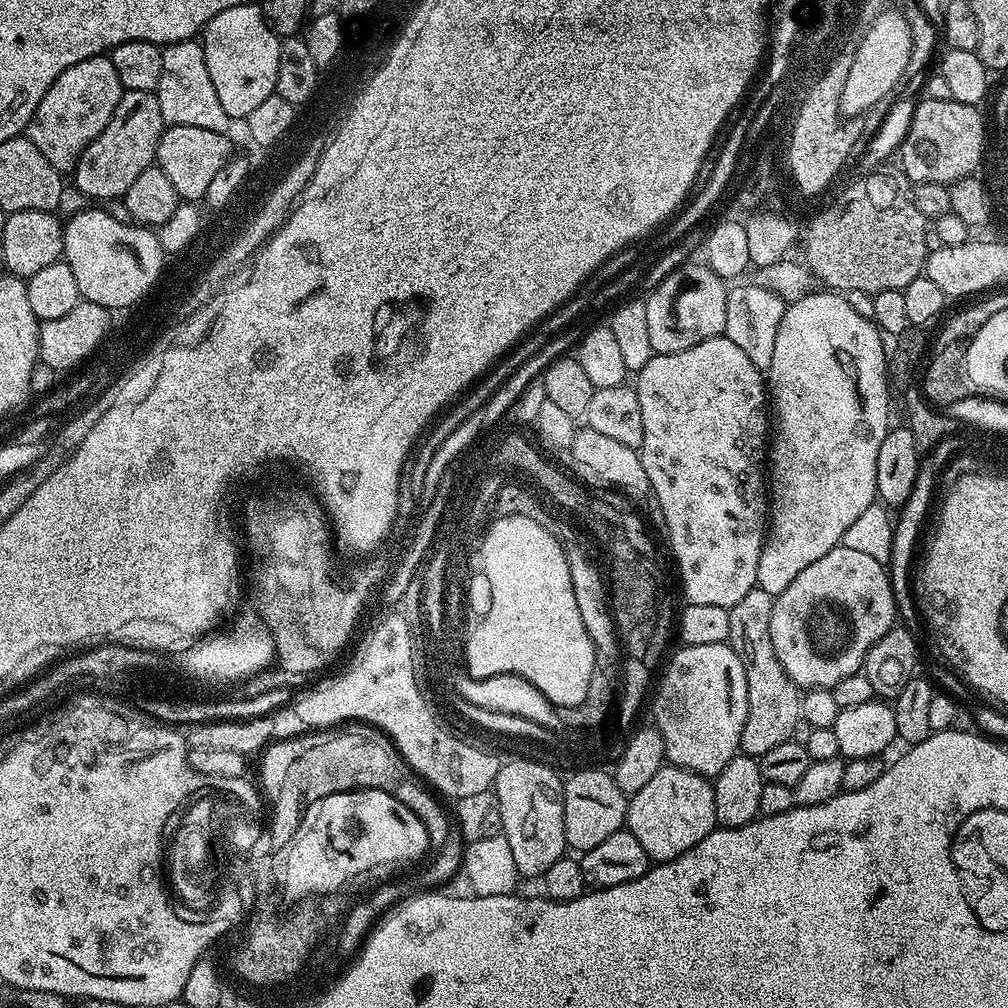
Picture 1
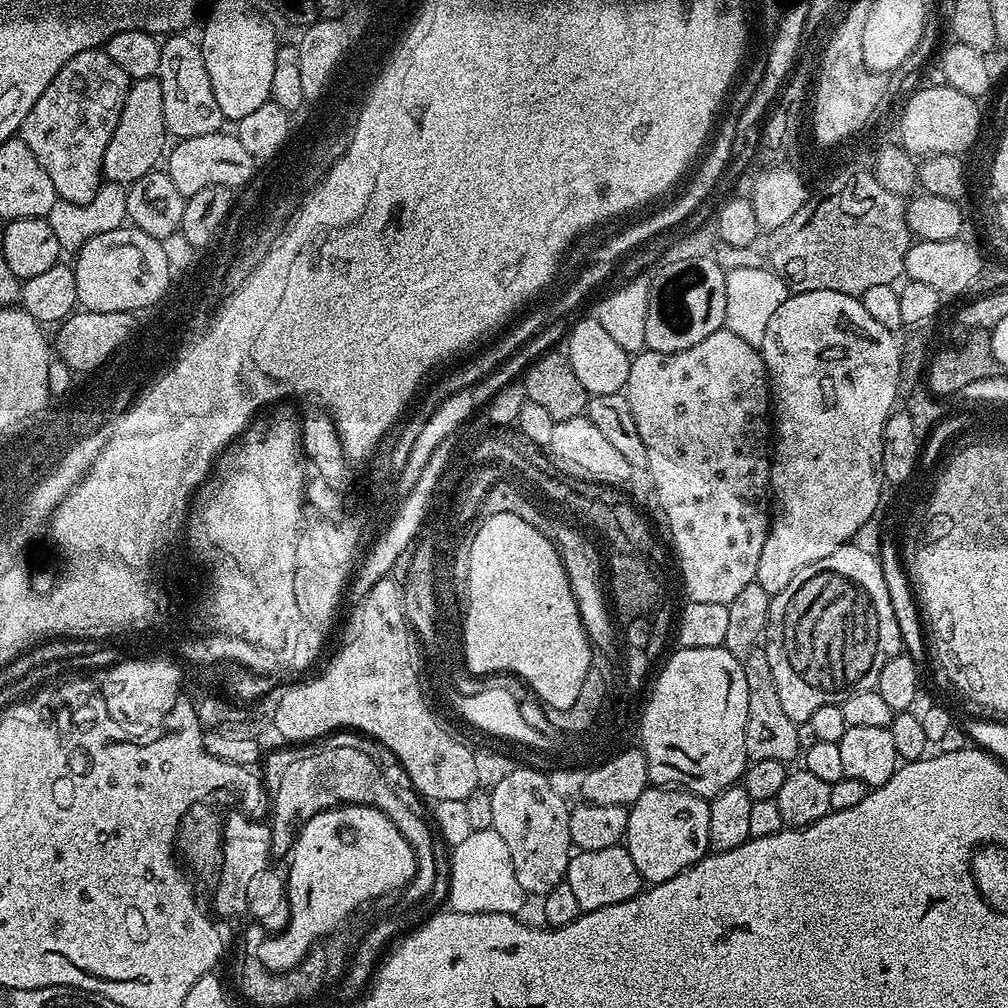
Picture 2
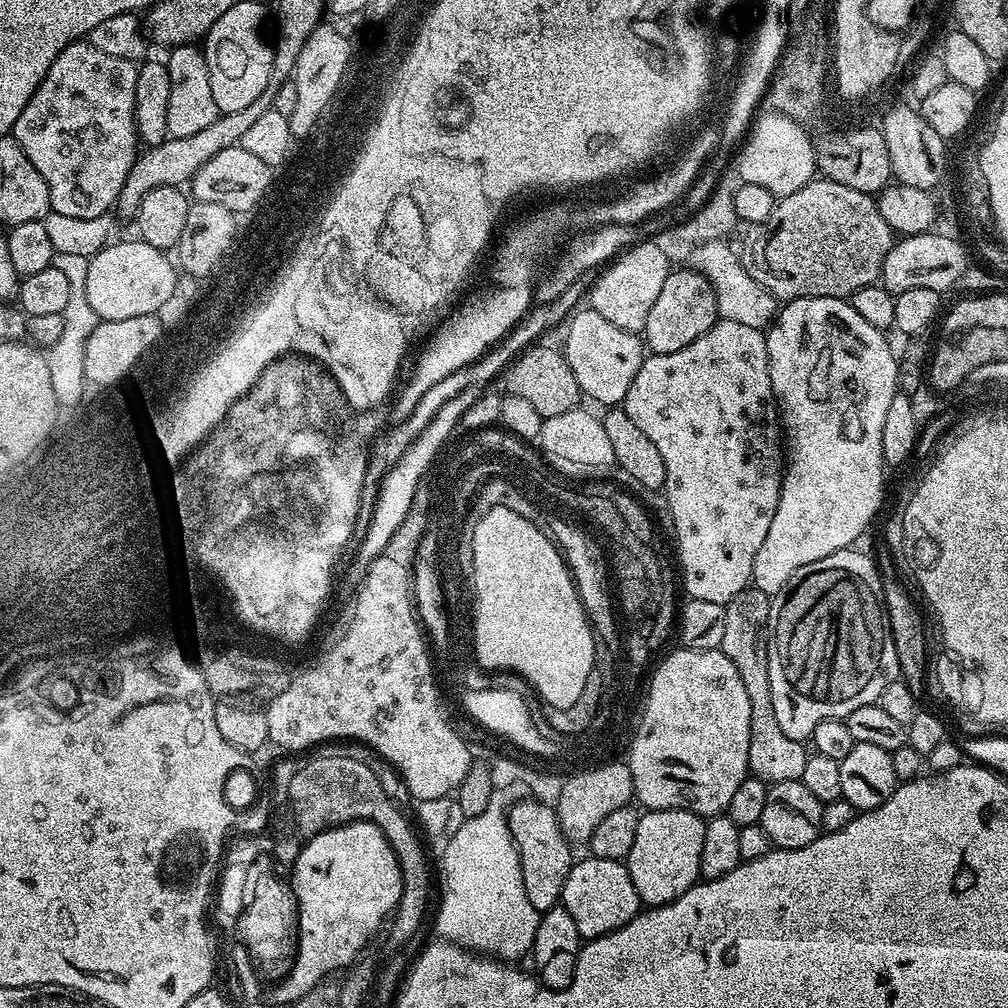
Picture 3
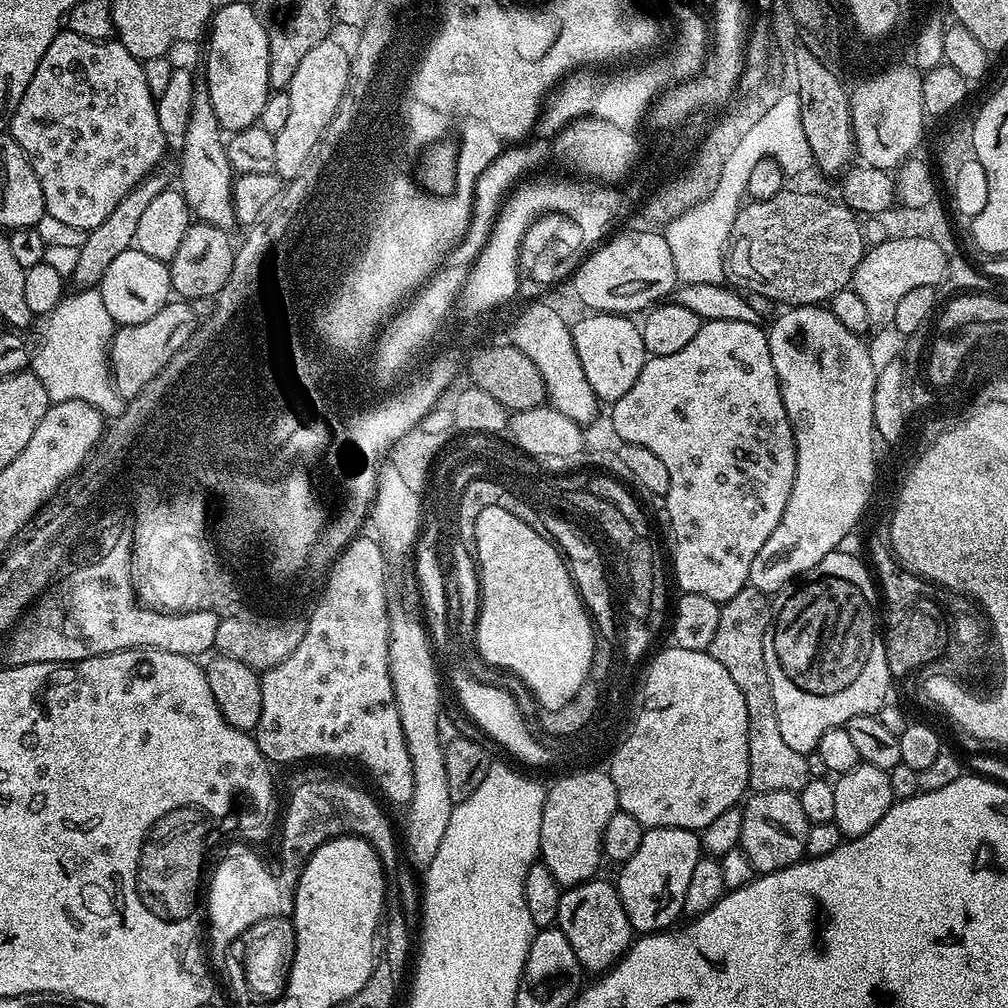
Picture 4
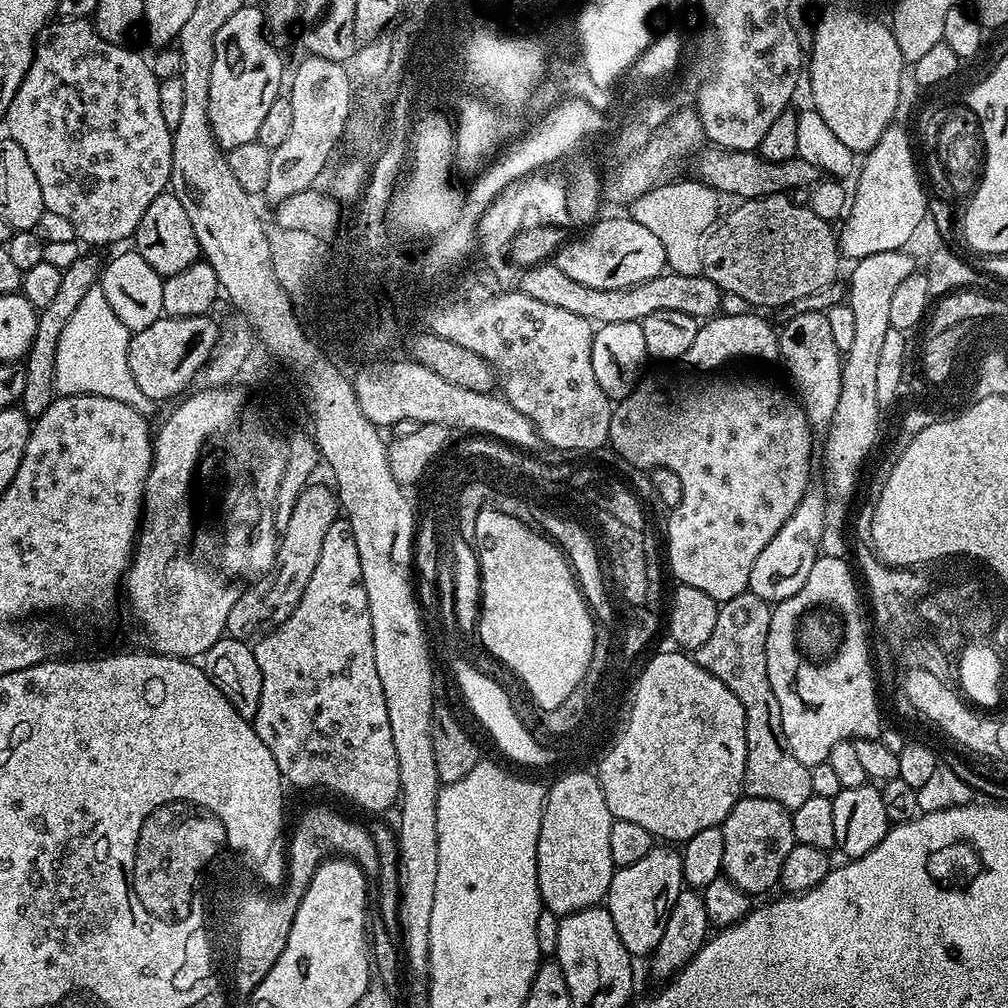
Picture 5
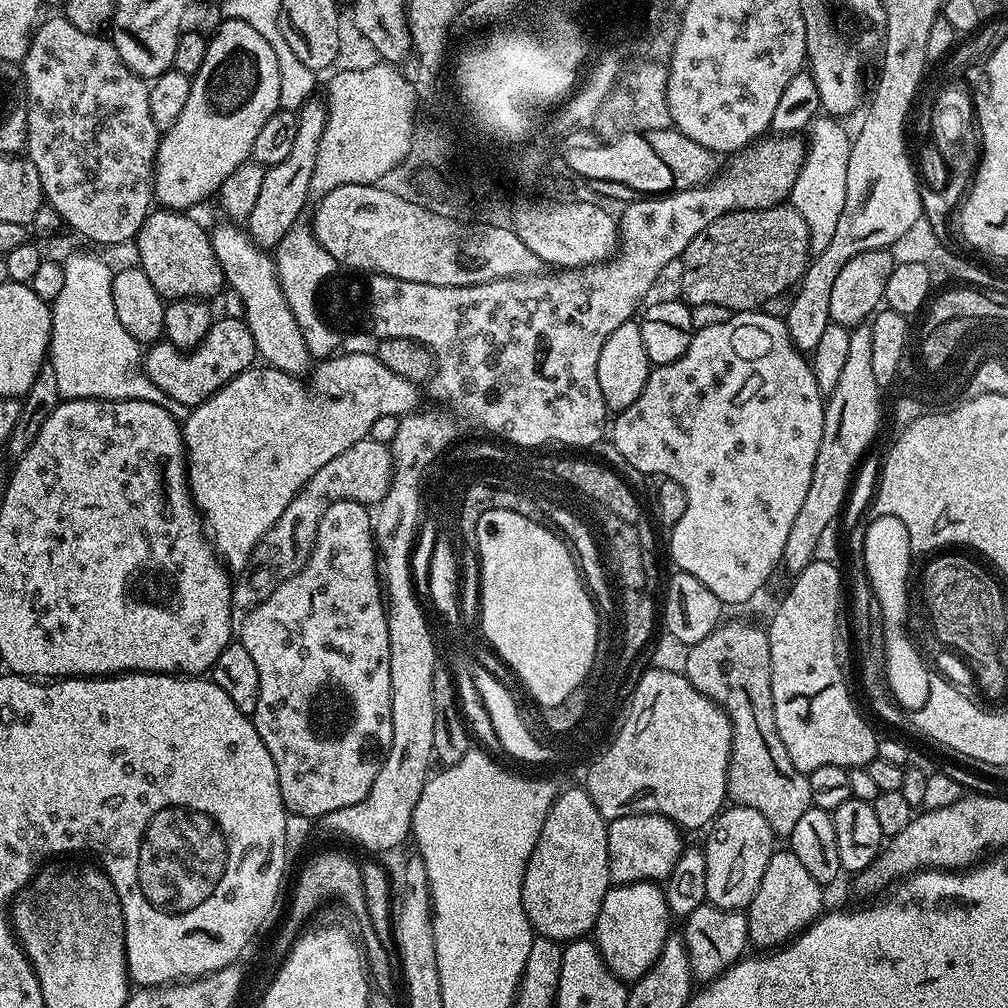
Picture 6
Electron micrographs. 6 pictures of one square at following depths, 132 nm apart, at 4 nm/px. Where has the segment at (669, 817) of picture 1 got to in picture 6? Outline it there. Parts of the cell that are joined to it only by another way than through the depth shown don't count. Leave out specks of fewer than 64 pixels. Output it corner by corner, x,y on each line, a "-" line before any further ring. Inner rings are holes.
643,880
633,884
618,884
609,887
606,898
602,898
602,910
598,910
594,929
594,943
606,966
619,980
635,982
648,973
650,966
654,966
670,934
668,920
668,903
659,883

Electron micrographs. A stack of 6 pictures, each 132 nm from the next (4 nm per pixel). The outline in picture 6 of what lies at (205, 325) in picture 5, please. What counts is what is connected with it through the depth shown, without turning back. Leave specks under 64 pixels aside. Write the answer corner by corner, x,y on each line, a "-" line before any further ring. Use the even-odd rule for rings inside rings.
221,315
213,319
206,338
202,338
194,348
182,350
167,342
156,342
152,348
143,353
142,367
144,373
168,395
174,405
185,404
185,409
191,410
206,398
210,398
226,382
230,382
238,374
257,363
258,353
254,334
250,334
248,323
243,318

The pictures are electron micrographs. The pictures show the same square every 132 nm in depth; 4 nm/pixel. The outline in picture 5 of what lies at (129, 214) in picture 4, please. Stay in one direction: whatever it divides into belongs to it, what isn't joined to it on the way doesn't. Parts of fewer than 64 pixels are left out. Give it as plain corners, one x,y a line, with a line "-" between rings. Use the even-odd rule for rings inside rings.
96,256
78,257
69,268
63,269
61,286
56,297
50,301
50,306
39,309
36,317
36,333
31,346
28,347
28,355
23,357
22,360
26,370
26,387
22,389
19,407
23,408
28,417
40,416
56,399
58,393
56,379
54,378
54,366
58,354
58,338
66,327
66,322
70,322
74,310
78,310
78,302
82,302
82,298
86,298
86,294
91,288
97,287
101,275
102,260
99,260

